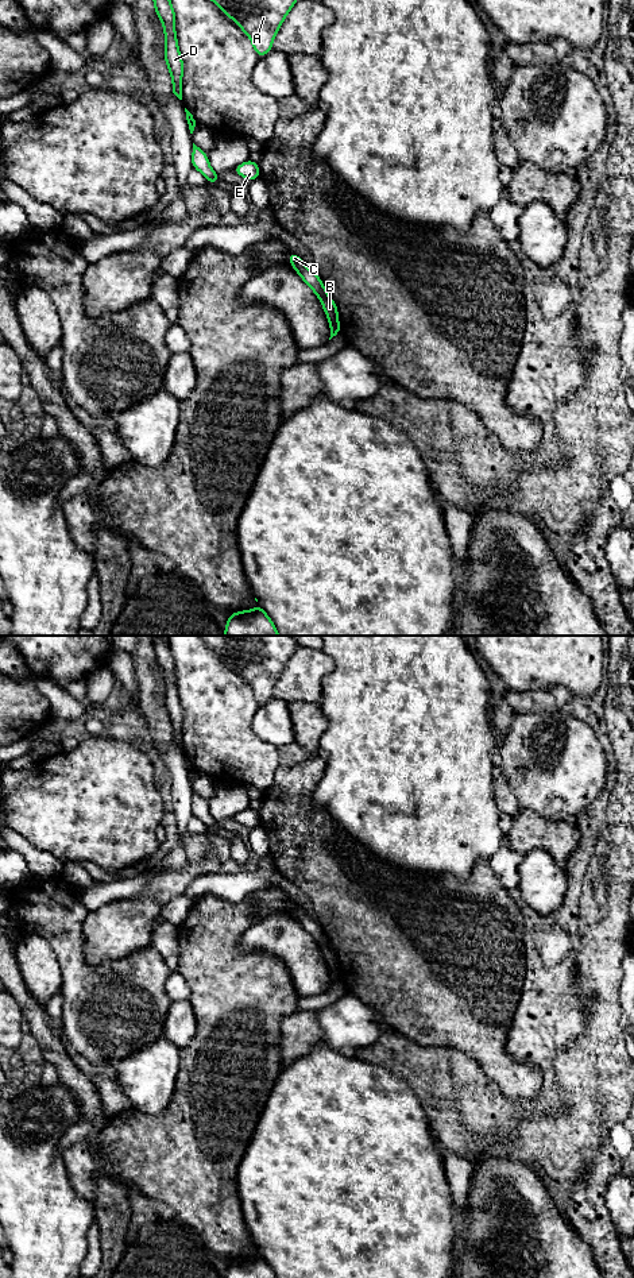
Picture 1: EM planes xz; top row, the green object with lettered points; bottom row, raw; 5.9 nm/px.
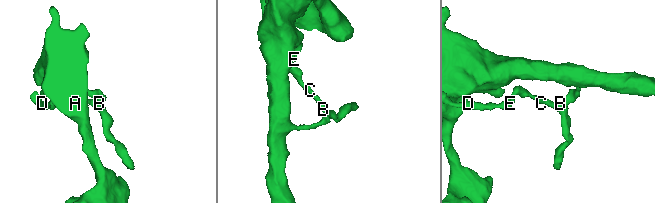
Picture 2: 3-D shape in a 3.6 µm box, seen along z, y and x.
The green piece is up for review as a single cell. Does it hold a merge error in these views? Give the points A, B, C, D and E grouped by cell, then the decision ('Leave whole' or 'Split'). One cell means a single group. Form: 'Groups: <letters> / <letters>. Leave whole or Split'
Groups: A / B C D E. Split

